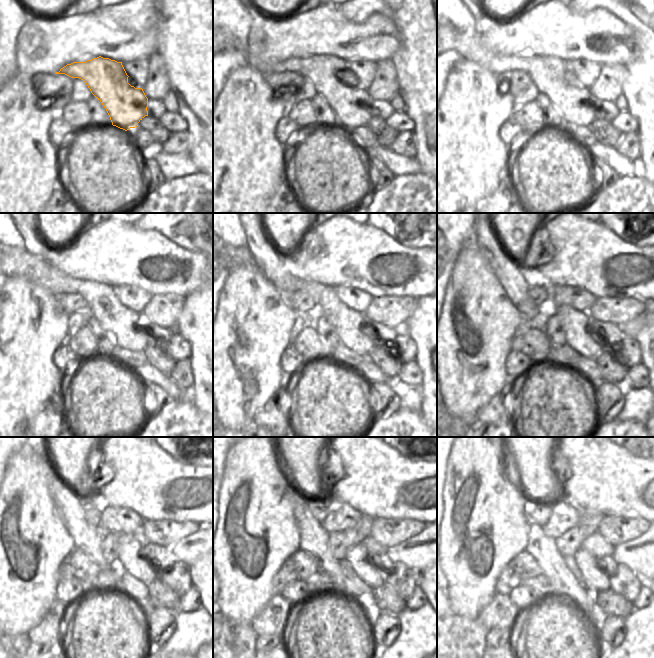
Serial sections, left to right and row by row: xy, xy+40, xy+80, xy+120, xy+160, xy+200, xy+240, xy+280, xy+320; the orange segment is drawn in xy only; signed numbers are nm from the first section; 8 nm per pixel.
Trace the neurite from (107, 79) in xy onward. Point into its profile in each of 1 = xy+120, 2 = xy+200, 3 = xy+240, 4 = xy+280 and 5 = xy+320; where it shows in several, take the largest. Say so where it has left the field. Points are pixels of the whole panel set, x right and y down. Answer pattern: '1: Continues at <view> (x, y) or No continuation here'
1: Continues at xy+120 (128, 327)
2: Continues at xy+200 (576, 323)
3: Continues at xy+240 (130, 557)
4: Continues at xy+280 (361, 561)
5: Continues at xy+320 (594, 578).

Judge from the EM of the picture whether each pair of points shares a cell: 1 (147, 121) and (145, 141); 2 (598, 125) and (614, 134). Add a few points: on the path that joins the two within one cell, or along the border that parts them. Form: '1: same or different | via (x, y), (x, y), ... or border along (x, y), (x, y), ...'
1: different | border along (137, 126), (145, 129), (161, 144)
2: same | via (602, 129), (607, 134), (610, 134)

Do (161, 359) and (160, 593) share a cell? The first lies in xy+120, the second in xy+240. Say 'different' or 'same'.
same

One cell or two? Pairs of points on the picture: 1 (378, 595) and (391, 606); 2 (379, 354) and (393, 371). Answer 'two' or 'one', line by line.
1: one
2: one

